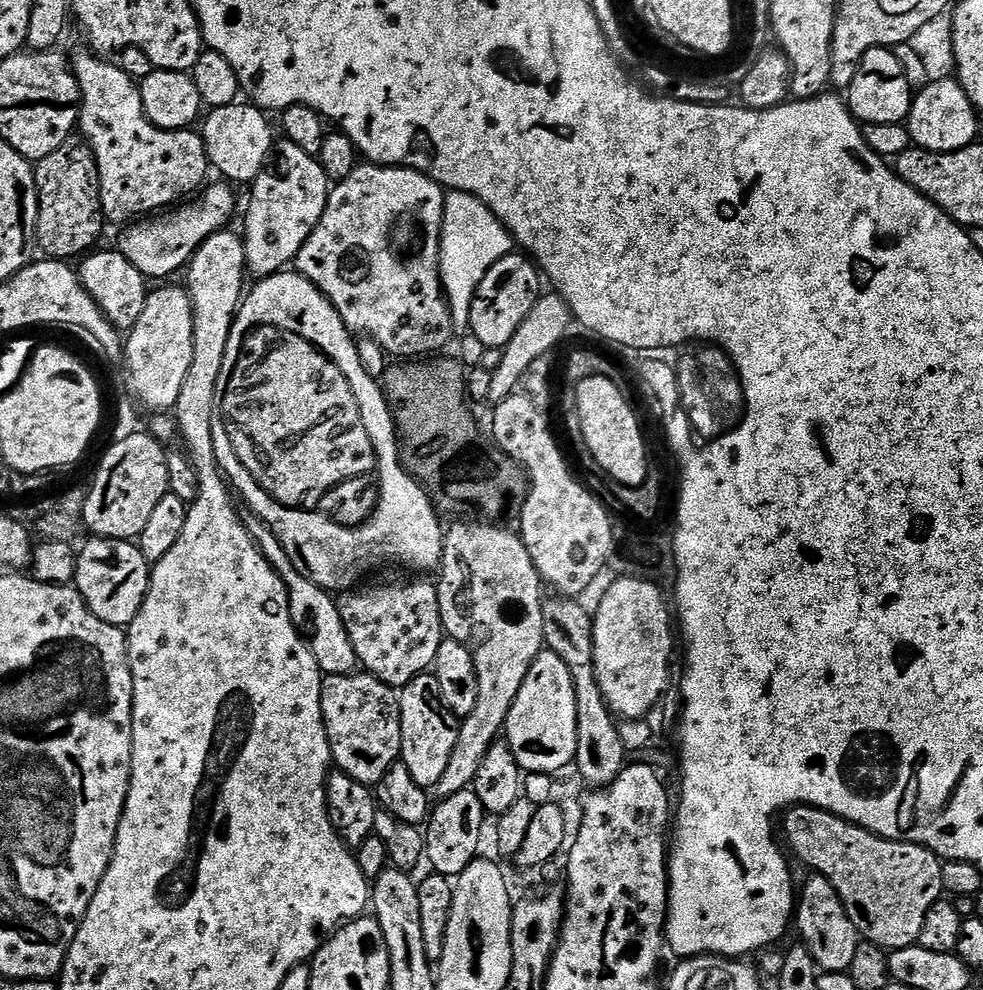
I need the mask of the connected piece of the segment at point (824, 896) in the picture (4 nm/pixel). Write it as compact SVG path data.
M819 874L809 877L804 889L801 887L798 892L798 903L794 909L794 928L800 931L799 939L804 947L810 950L821 973L847 973L850 962L854 959L854 950L858 950L862 937L854 922L850 922L846 906L842 906L842 898L838 898L831 882Z

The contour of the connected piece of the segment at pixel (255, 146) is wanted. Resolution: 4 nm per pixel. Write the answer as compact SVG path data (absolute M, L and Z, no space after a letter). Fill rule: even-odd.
M237 102L230 106L211 109L203 117L202 135L204 150L208 154L208 163L215 171L217 168L225 176L221 176L225 181L231 182L233 185L251 185L256 175L268 163L268 157L272 155L274 135L272 136L271 122L264 116L267 115L255 104Z

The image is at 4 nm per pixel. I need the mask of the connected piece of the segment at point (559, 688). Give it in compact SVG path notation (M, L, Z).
M545 650L532 663L526 674L526 682L522 682L522 690L518 690L518 698L514 698L514 706L510 706L504 732L508 747L525 773L557 774L575 761L578 750L578 706L570 670L566 670L566 662L562 662L558 654Z

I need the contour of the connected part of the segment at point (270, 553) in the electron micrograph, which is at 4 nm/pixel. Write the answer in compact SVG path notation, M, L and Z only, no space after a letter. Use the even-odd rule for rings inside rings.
M259 515L247 517L248 533L254 538L254 542L262 550L262 554L274 566L274 570L282 578L282 582L288 588L290 598L290 614L296 627L308 641L308 649L314 654L314 662L318 662L321 673L324 676L351 676L357 671L358 661L354 654L354 646L350 646L350 638L346 634L346 626L342 626L342 614L339 603L334 599L333 593L327 592L322 586L310 582L290 562L290 554L282 546L279 535L268 529Z

